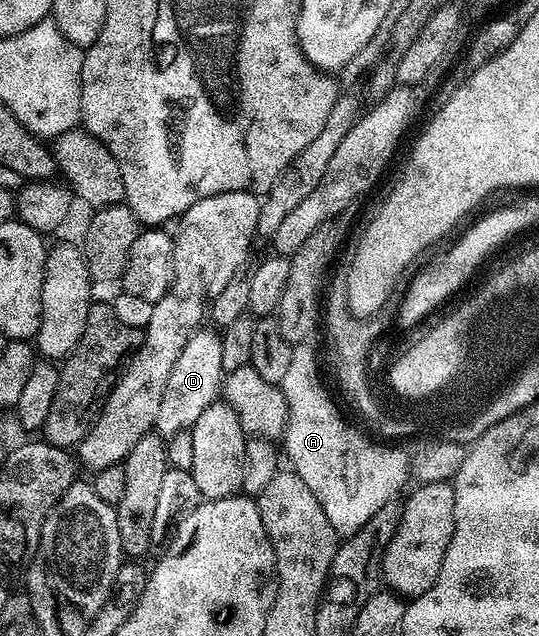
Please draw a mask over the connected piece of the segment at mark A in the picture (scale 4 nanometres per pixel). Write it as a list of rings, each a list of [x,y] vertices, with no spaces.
[[[296,343],[292,346],[290,367],[286,370],[286,379],[282,386],[284,398],[288,404],[288,425],[284,429],[282,449],[292,460],[291,468],[314,491],[314,499],[322,503],[322,511],[326,511],[326,519],[330,519],[330,527],[334,527],[337,538],[343,539],[354,535],[373,515],[386,503],[397,500],[400,488],[410,481],[410,457],[400,449],[391,449],[388,445],[379,445],[368,437],[363,437],[346,418],[340,414],[338,406],[332,402],[332,397],[320,386],[316,376],[320,369],[316,366],[316,353],[311,344]]]

